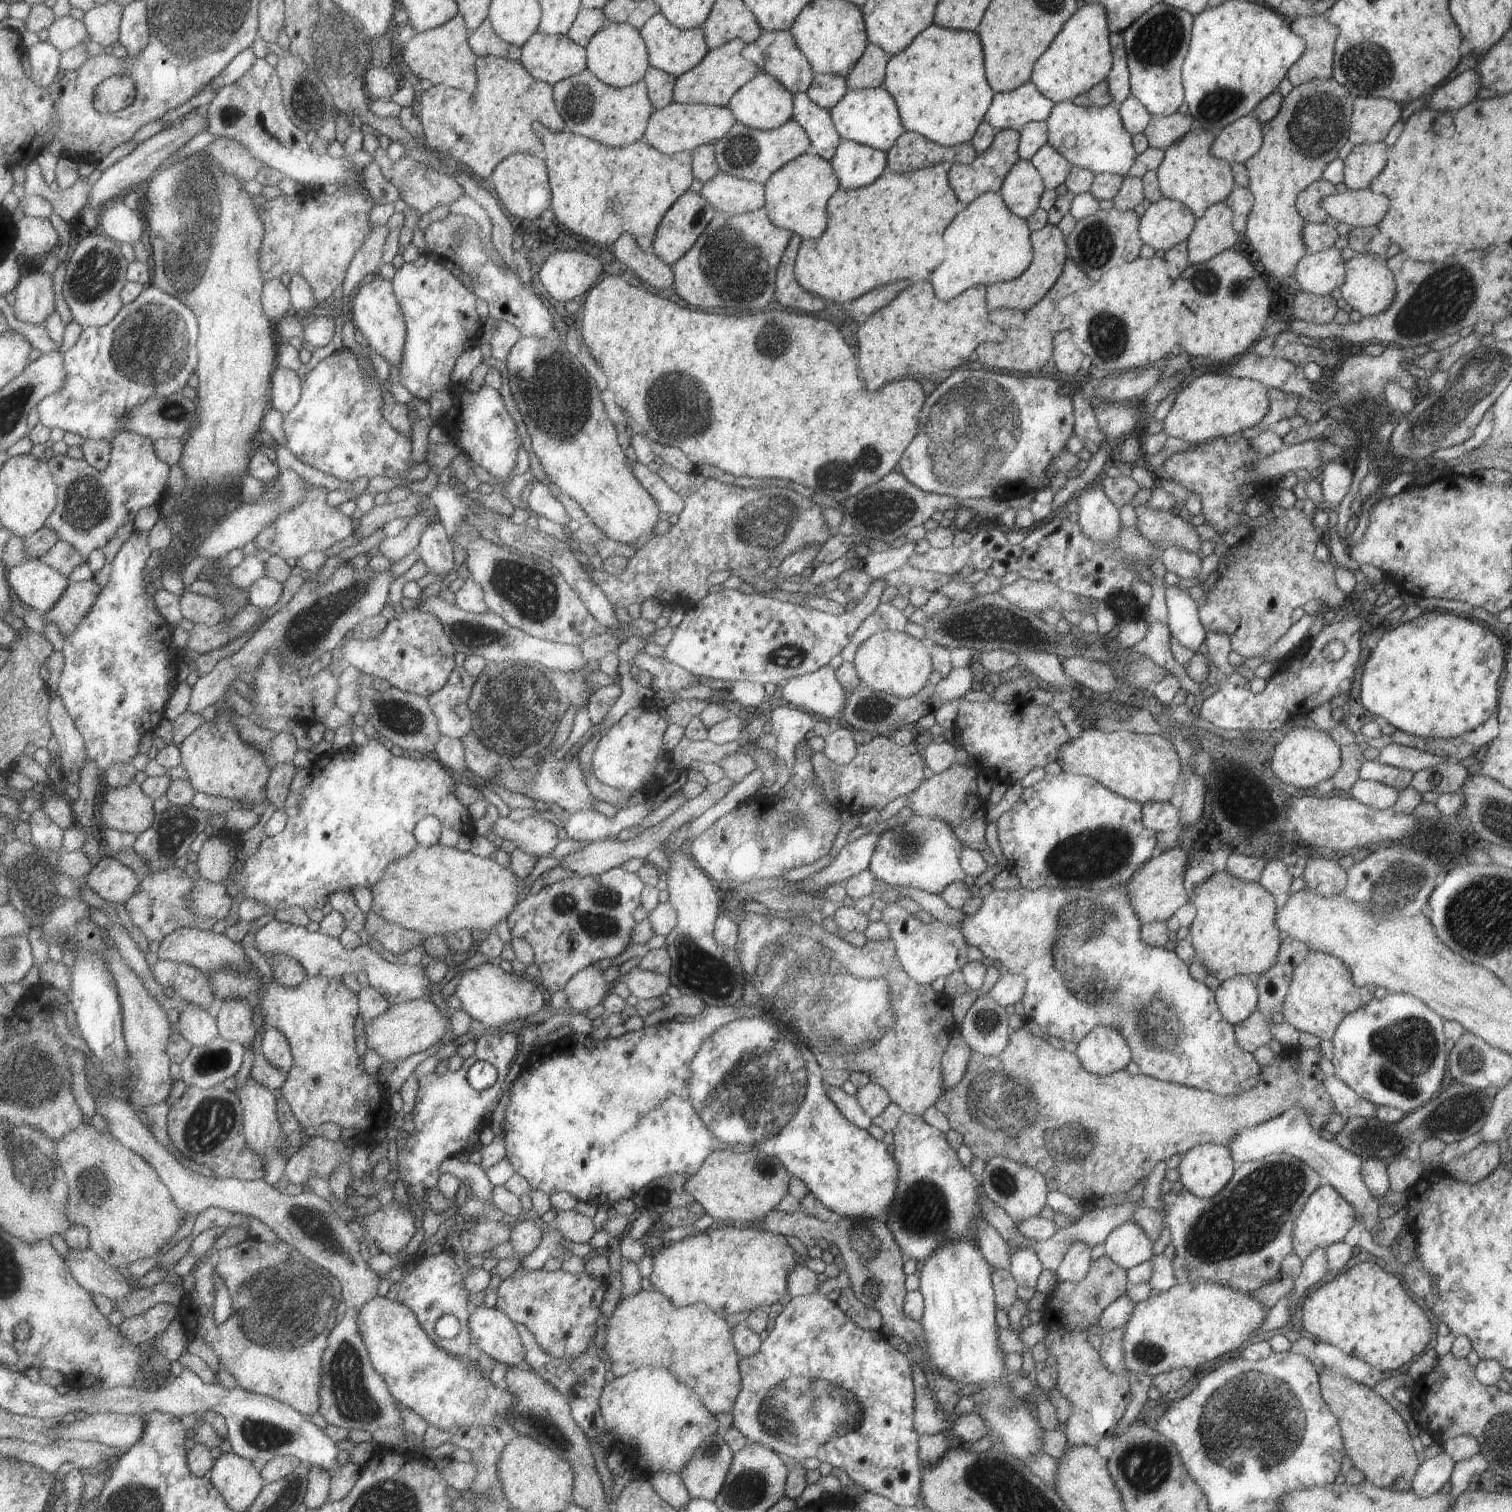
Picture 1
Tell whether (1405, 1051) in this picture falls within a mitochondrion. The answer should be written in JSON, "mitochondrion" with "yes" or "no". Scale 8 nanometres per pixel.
{"mitochondrion":"yes"}

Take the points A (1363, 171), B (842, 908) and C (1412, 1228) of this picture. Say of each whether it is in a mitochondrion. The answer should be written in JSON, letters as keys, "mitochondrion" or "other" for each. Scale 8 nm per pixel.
{"A":"other","B":"other","C":"other"}

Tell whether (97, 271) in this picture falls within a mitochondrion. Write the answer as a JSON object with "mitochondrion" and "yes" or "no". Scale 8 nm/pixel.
{"mitochondrion":"yes"}

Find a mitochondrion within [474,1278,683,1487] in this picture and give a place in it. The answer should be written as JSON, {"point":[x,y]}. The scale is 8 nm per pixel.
{"point":[546,1428]}

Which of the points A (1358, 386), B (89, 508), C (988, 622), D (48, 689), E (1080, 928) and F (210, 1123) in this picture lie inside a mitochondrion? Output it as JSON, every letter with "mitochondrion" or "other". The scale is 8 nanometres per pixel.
{"A":"mitochondrion","B":"mitochondrion","C":"mitochondrion","D":"other","E":"mitochondrion","F":"mitochondrion"}

